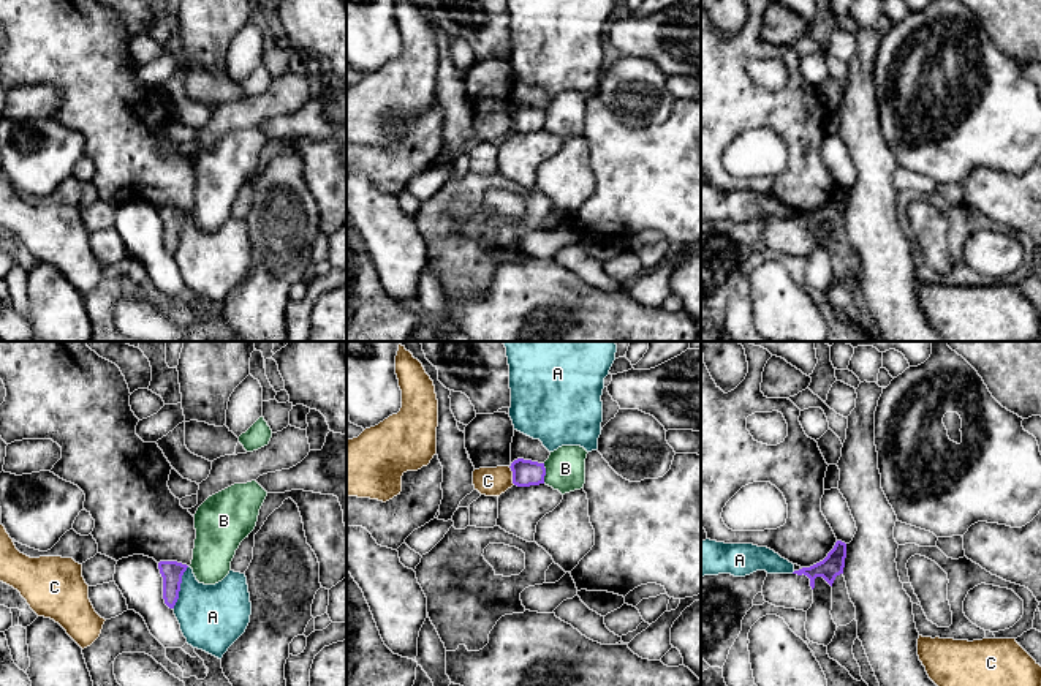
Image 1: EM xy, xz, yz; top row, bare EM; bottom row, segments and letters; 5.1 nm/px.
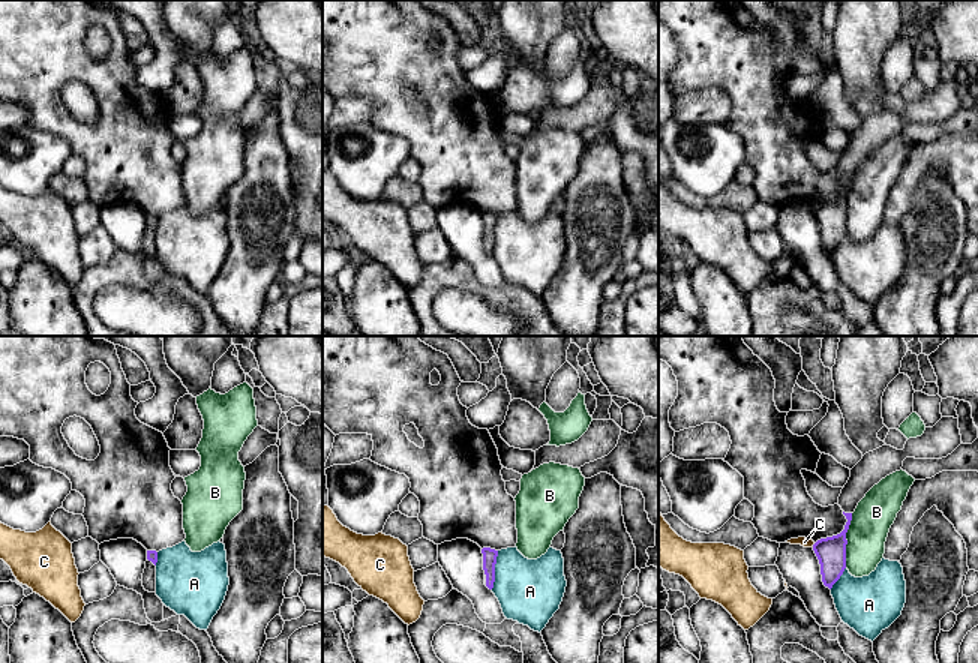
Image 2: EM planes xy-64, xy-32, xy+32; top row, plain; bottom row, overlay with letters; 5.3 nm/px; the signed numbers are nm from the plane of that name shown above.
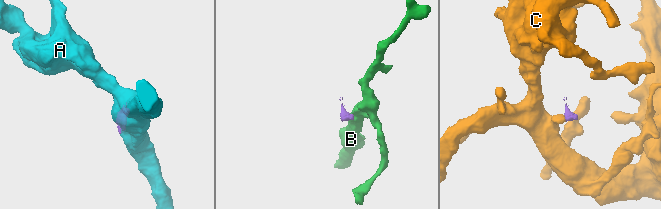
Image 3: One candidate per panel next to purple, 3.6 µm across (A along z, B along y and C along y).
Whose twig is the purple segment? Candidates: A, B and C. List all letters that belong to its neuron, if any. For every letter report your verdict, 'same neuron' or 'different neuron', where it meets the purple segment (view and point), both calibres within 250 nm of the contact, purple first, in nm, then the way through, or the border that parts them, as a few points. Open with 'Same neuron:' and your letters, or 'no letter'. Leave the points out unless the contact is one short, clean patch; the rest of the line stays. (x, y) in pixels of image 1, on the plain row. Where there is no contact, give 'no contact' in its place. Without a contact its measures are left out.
Same neuron: no letter
A: different neuron; contact xy (179, 234); calibres 110 and 340 nm; border xy (189, 212), (182, 222), (179, 244), (173, 255)
B: different neuron; contact xz (545, 119); calibres 140 and 200 nm; border xz (543, 109), (545, 128)
C: different neuron; contact xz (513, 122); calibres 140 and 140 nm; border xz (508, 113), (514, 130)

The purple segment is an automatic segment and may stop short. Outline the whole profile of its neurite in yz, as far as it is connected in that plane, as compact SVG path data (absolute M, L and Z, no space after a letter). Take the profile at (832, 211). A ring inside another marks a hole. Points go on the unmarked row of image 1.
M837 187L827 202L793 220L767 220L763 231L764 247L785 254L807 258L813 250L815 224L823 223L831 232L837 221L843 220L846 190Z

